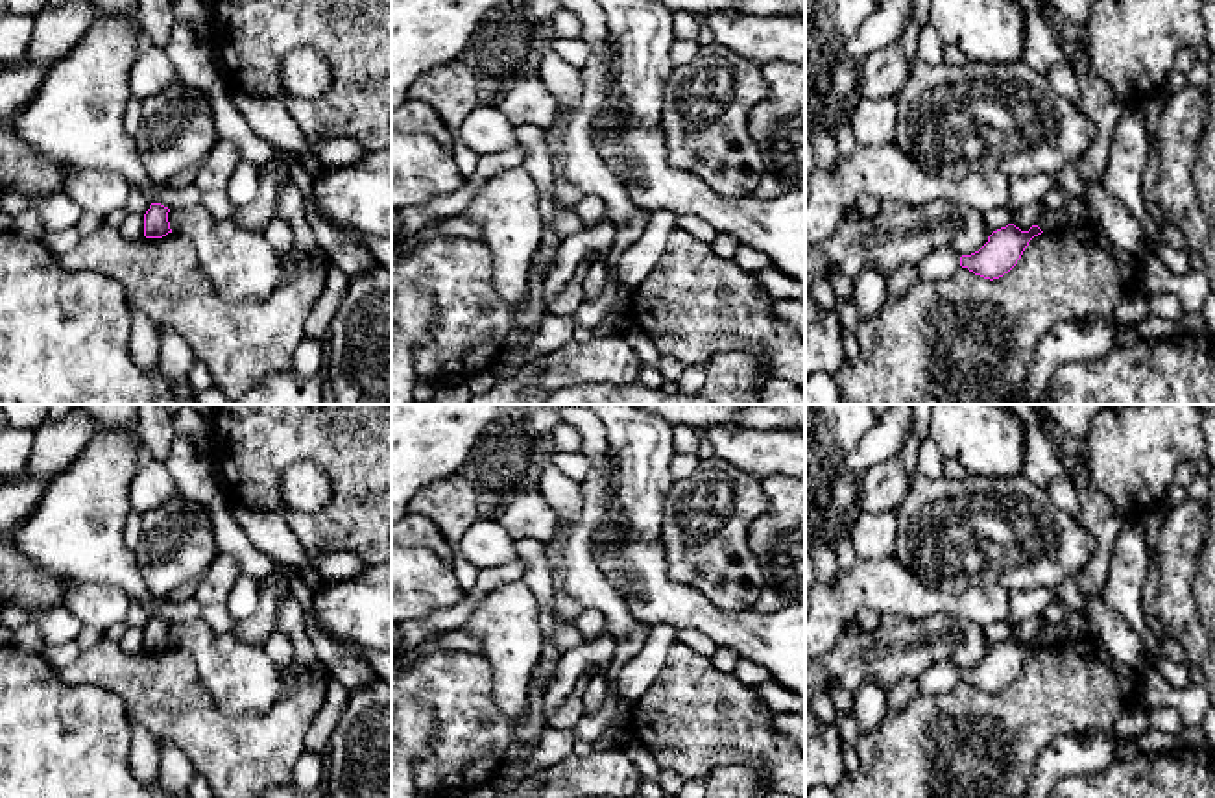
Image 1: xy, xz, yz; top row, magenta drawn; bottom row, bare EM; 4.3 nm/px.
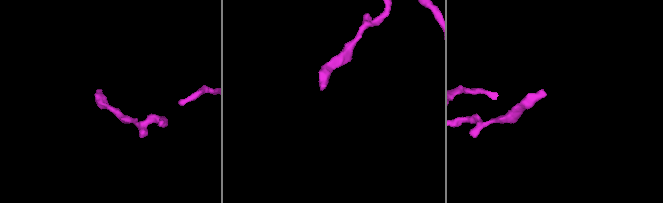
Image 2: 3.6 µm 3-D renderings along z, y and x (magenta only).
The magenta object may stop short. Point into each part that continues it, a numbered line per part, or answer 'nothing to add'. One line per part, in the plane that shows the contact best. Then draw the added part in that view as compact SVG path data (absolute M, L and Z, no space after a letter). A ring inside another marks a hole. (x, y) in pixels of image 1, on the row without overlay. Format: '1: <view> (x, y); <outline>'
nothing to add

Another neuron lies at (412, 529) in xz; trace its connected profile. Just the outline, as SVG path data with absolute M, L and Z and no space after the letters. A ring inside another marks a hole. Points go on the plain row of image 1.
M406 514L391 523L391 543L432 549L449 565L454 560L454 545L443 538L441 530L428 517L419 514Z

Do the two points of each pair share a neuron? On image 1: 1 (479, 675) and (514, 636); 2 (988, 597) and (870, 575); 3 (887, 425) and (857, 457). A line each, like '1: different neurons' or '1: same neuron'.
1: different neurons
2: same neuron
3: same neuron

